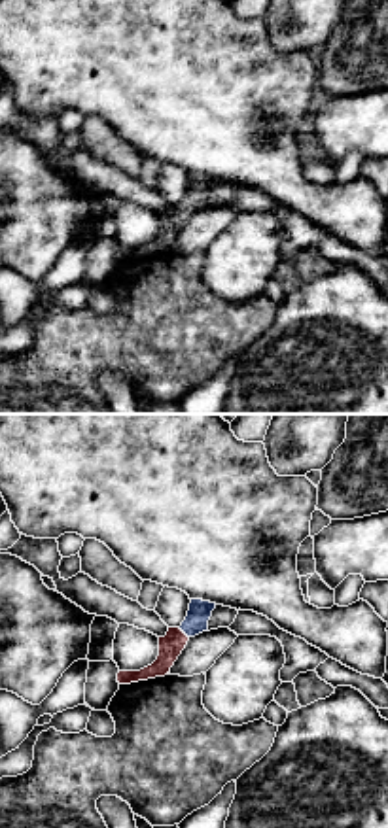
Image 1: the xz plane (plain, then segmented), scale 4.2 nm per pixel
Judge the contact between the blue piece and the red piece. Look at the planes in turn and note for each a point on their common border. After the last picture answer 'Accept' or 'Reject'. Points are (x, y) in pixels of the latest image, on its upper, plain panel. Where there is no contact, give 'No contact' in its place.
Touches blue at (184, 208)

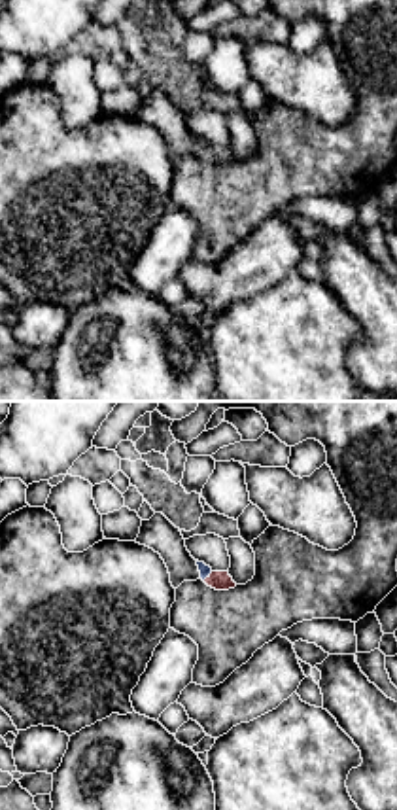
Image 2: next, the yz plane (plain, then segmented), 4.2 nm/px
Touches blue at (207, 152)

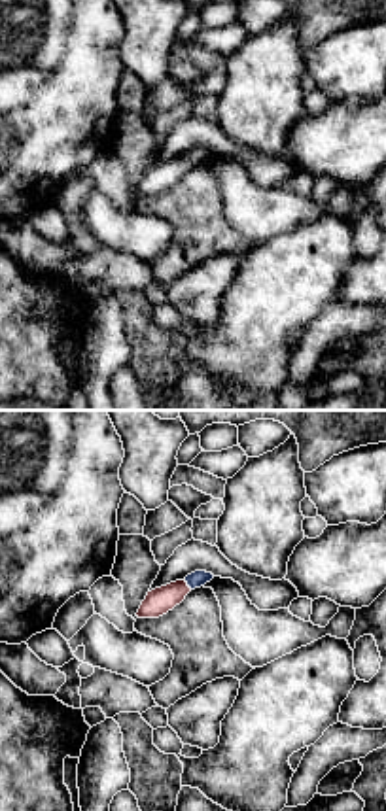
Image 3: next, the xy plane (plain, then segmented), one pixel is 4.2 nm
Touches blue at (188, 161)

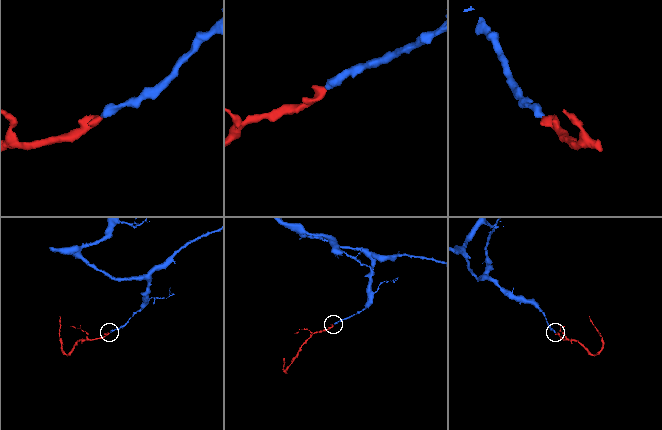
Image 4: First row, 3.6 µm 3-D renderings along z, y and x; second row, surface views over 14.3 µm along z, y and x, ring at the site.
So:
Accept

